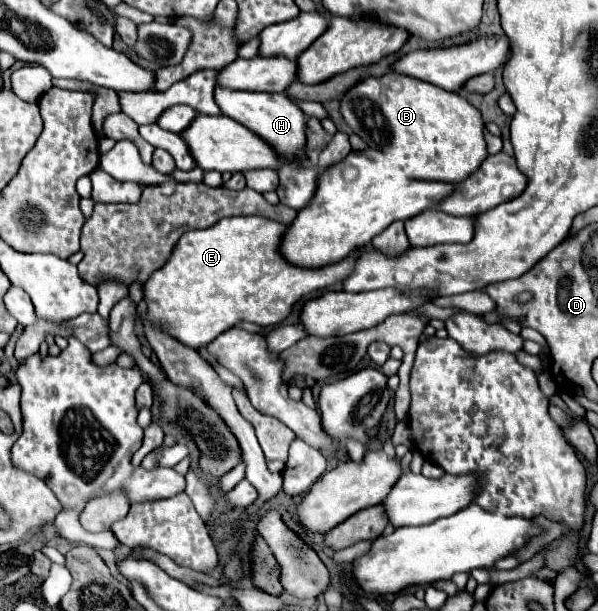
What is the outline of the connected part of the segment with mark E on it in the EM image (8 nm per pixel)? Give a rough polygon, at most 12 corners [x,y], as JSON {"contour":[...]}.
{"contour":[[226,217],[184,233],[142,285],[196,349],[240,321],[286,319],[344,281],[350,257],[298,269],[282,223]]}

